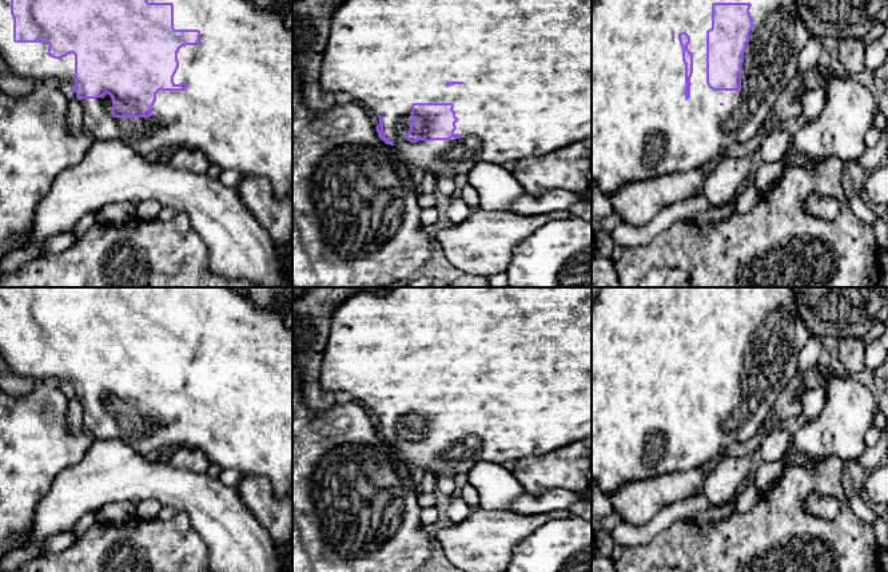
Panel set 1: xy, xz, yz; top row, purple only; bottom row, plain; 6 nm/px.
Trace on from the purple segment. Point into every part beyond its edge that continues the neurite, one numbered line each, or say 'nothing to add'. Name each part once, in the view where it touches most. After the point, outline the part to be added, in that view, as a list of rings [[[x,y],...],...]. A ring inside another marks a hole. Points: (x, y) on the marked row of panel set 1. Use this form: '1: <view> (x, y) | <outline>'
1: xy (238, 106) | [[[147,0],[148,3],[172,3],[174,4],[174,28],[175,29],[199,29],[200,44],[186,45],[178,52],[179,68],[174,76],[174,83],[187,83],[186,91],[159,91],[156,102],[151,108],[150,118],[114,118],[112,99],[107,94],[103,98],[81,99],[83,107],[83,130],[95,140],[119,139],[131,146],[136,152],[147,156],[151,152],[158,152],[163,158],[171,156],[175,151],[200,150],[206,154],[210,164],[215,164],[222,170],[234,170],[242,176],[260,176],[270,182],[275,198],[284,199],[292,194],[292,29],[284,25],[283,17],[267,9],[259,9],[248,0]]]

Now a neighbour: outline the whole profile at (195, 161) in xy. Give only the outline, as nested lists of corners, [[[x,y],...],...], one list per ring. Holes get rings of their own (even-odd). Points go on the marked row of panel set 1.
[[[182,148],[167,158],[170,166],[178,170],[187,170],[195,174],[207,174],[211,166],[206,154],[200,150]]]

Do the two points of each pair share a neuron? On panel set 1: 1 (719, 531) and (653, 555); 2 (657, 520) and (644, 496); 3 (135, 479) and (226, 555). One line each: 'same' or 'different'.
1: same
2: different
3: same

